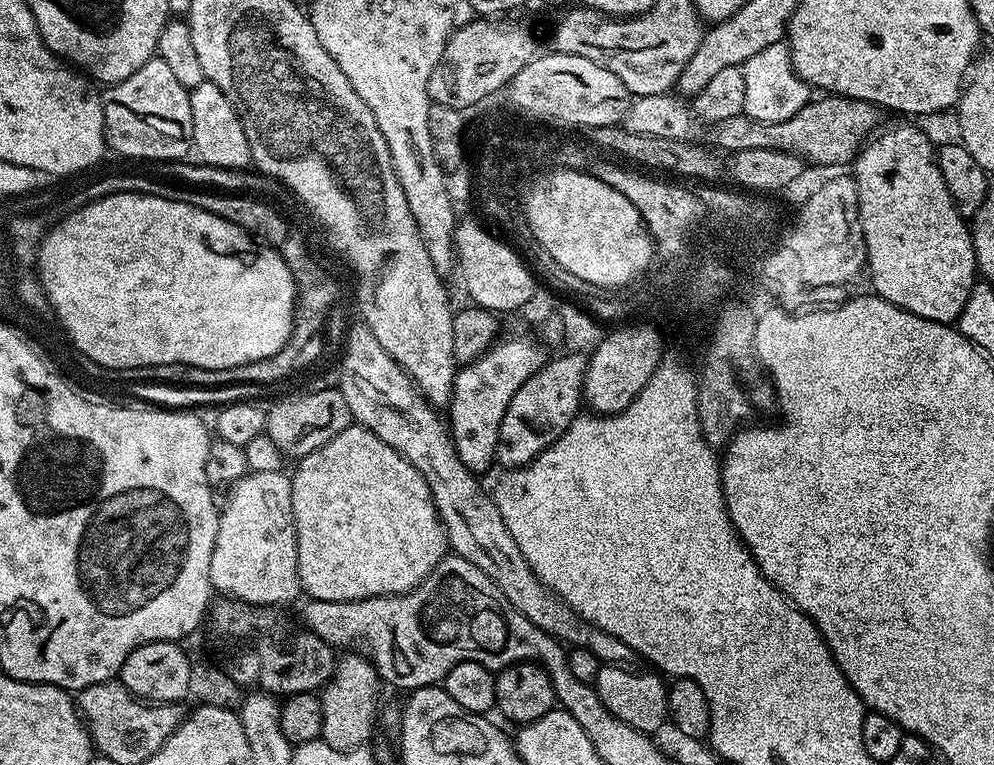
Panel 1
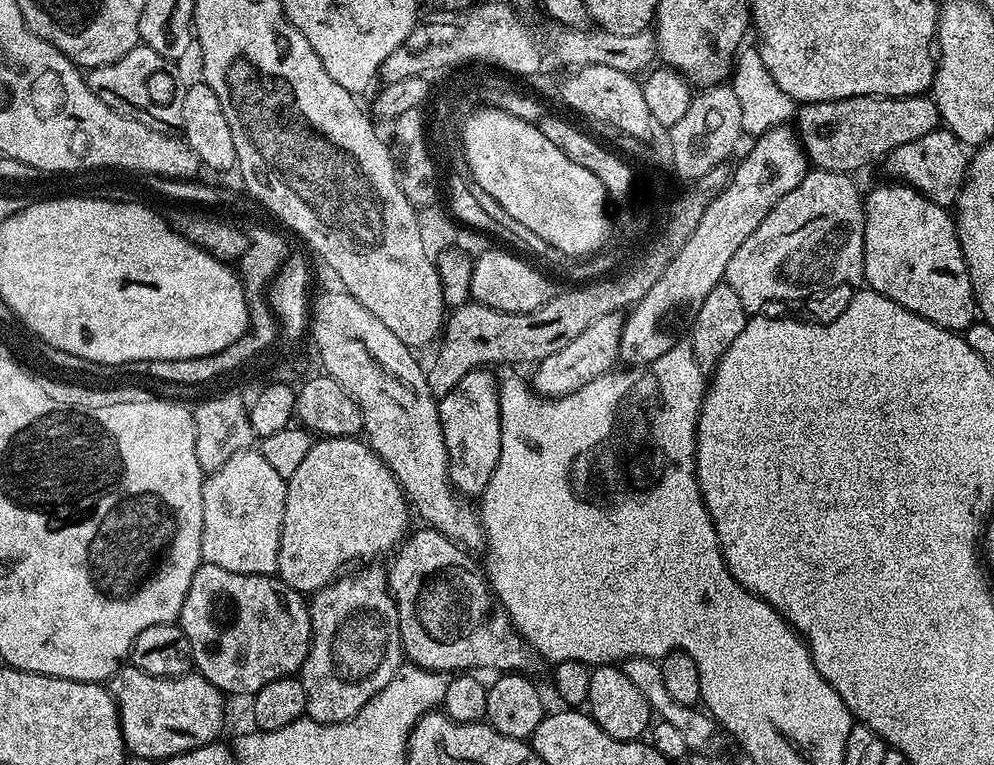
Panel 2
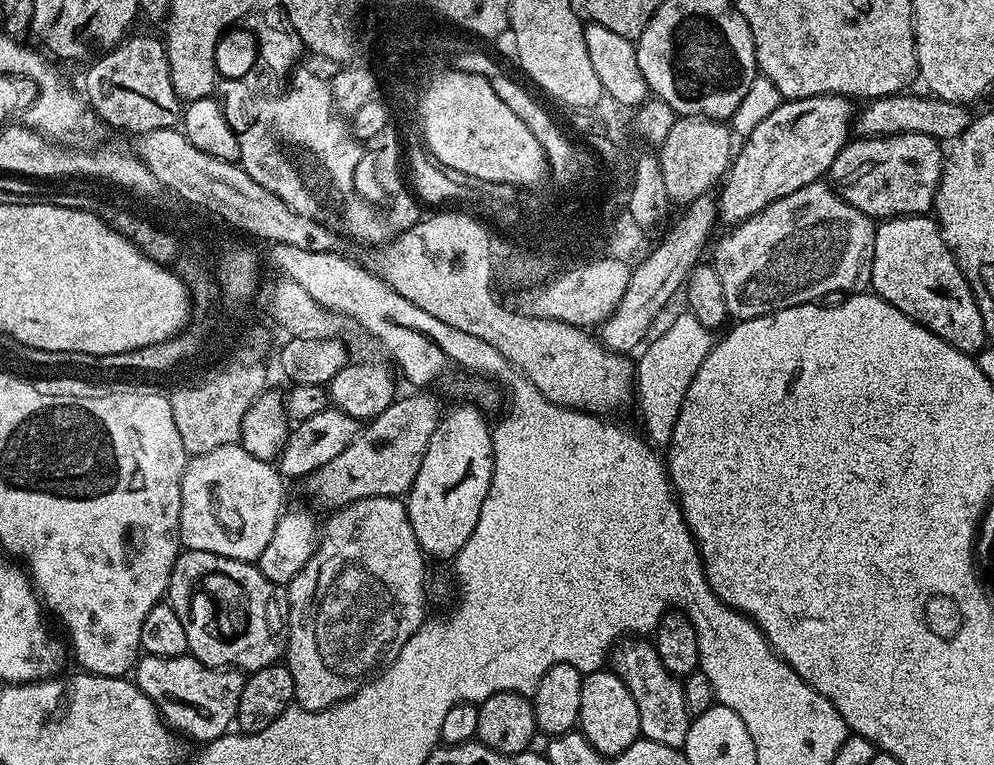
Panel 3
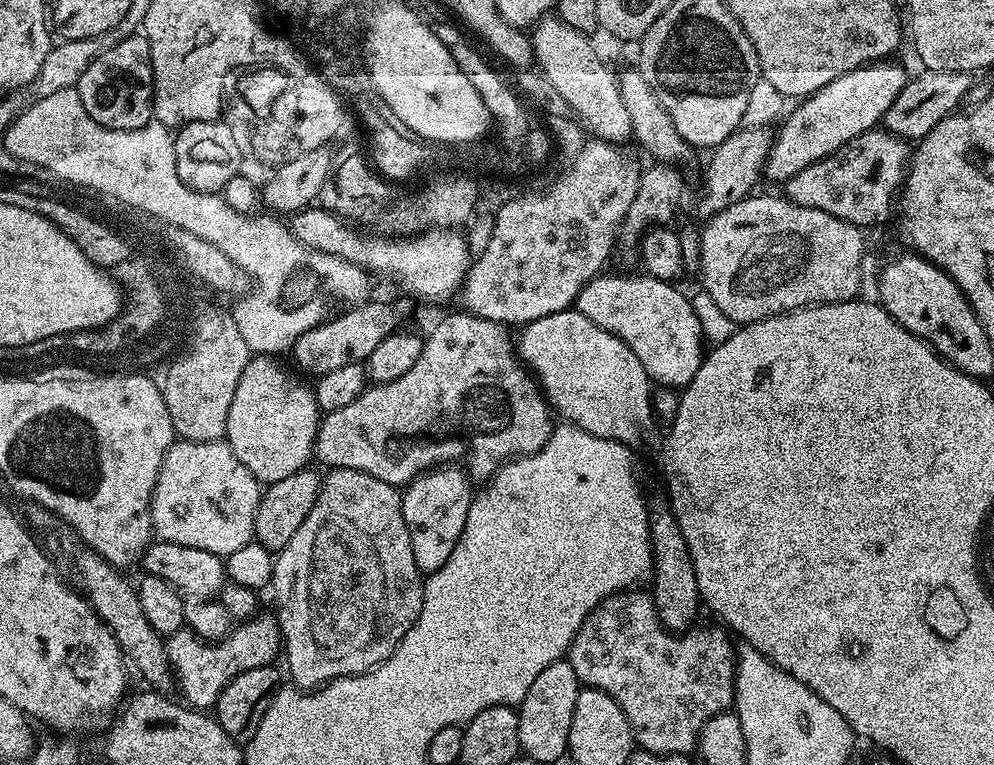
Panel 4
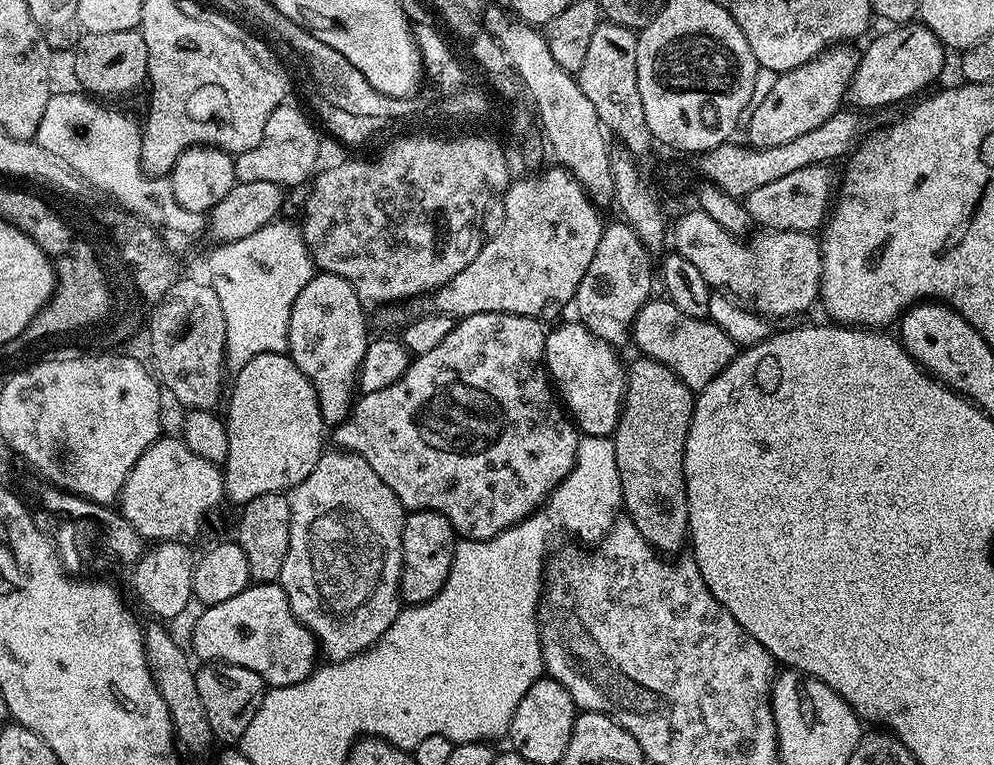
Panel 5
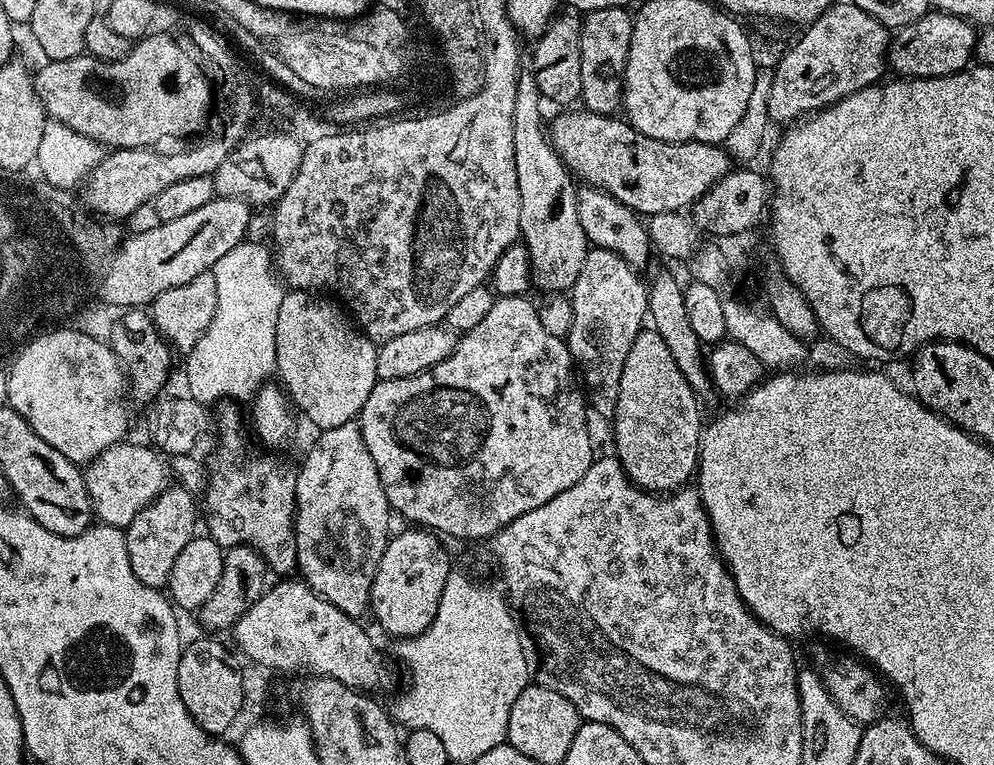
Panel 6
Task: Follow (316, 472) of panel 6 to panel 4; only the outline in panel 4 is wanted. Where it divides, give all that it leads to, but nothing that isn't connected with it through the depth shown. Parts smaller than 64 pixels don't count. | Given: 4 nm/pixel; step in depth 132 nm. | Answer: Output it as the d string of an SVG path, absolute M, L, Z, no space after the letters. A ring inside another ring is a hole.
M334 468L327 475L321 479L320 492L313 508L306 514L306 518L298 527L294 538L290 538L288 545L280 549L272 565L270 592L276 595L274 612L280 626L282 652L285 657L288 655L288 672L292 675L291 683L301 690L323 688L331 680L337 680L343 676L357 676L363 672L369 672L371 668L377 668L383 660L390 658L390 654L394 654L394 650L398 646L398 642L402 642L406 630L410 630L410 626L414 626L414 622L422 610L422 598L424 597L425 577L414 562L414 550L410 546L410 534L406 530L406 522L400 505L401 493L393 485L382 482L362 470Z

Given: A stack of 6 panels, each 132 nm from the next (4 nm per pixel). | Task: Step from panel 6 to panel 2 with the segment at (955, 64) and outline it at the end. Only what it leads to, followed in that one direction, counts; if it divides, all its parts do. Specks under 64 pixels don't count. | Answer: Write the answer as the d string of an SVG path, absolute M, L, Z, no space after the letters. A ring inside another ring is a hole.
M781 126L778 128L771 128L768 132L762 133L762 135L755 137L751 141L752 149L745 154L744 157L740 160L740 165L733 167L731 169L731 176L729 178L728 185L725 186L725 189L722 190L716 198L706 207L706 212L702 215L702 218L699 219L698 226L694 229L694 234L691 234L690 238L687 239L686 244L683 246L682 250L675 255L674 260L670 262L668 267L666 267L665 273L662 274L658 282L654 283L654 286L651 287L650 292L646 294L644 298L638 301L634 307L627 313L626 321L624 324L623 336L620 339L620 360L623 363L628 363L625 365L628 366L647 366L654 362L654 358L662 358L662 354L666 354L666 350L670 350L678 343L678 336L676 332L680 332L691 325L692 320L695 318L695 314L702 302L706 300L706 296L710 294L716 286L722 283L724 280L724 275L726 274L726 266L730 266L730 258L734 258L734 253L738 251L738 246L742 246L742 242L746 242L746 238L750 238L750 234L754 234L754 230L758 230L758 226L762 222L762 218L766 218L766 214L770 214L770 210L774 210L778 206L778 202L782 198L786 198L786 194L790 194L790 190L794 190L794 186L798 186L798 182L802 182L804 175L810 170L810 161L808 155L804 150L803 145L800 142L800 138L791 127Z

